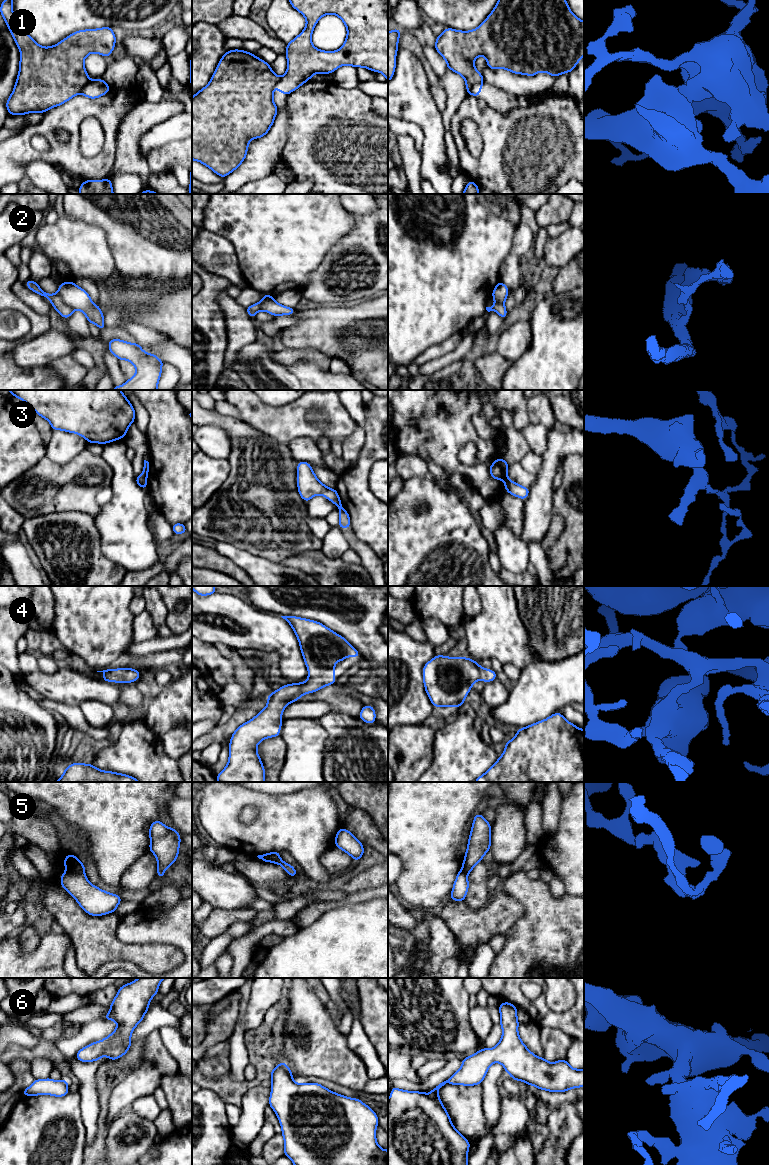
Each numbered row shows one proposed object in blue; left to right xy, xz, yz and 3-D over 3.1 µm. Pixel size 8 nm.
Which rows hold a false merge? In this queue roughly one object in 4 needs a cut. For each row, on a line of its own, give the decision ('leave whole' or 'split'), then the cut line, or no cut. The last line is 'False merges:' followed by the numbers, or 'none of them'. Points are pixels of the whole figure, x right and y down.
1: leave whole; no cut
2: split; cut in xy along (57, 293), (73, 310)
3: split; cut in yz along (508, 480), (505, 487)
4: leave whole; no cut
5: split; cut in xy along (67, 869), (83, 873)
6: leave whole; no cut
False merges: 2, 3, 5

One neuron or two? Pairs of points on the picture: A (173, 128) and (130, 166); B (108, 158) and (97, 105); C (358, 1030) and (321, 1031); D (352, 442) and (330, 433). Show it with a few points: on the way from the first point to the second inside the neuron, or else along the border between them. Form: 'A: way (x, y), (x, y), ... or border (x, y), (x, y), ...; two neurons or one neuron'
A: border (144, 132), (140, 138), (140, 153), (146, 160); two neurons
B: way (110, 145), (110, 118); one neuron
C: border (346, 1036), (347, 1046), (359, 1056); two neurons
D: border (356, 424), (353, 431), (342, 442); two neurons

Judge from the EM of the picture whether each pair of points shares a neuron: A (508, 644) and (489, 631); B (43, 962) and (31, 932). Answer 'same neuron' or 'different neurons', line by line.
A: same neuron
B: different neurons

